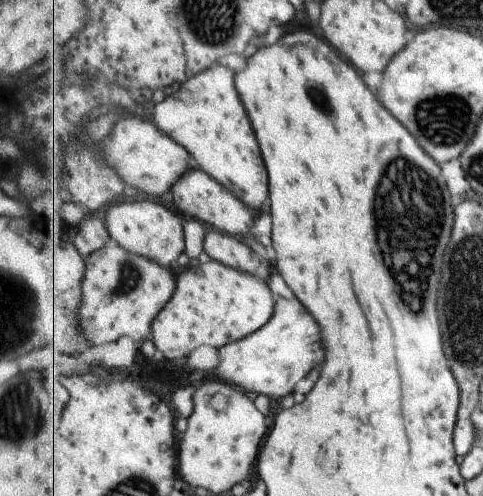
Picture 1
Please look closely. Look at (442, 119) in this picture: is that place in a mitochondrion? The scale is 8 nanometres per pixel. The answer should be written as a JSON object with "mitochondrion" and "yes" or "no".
{"mitochondrion":"yes"}

